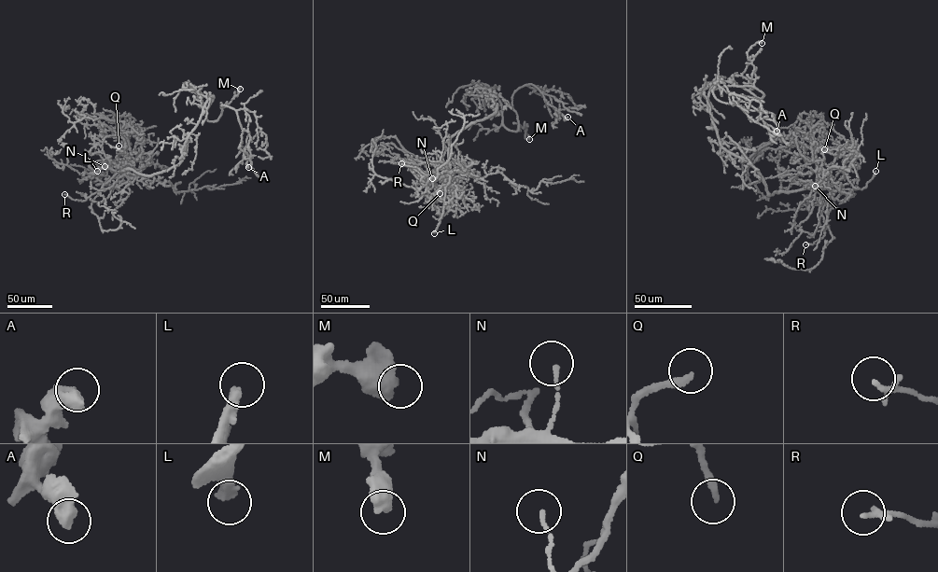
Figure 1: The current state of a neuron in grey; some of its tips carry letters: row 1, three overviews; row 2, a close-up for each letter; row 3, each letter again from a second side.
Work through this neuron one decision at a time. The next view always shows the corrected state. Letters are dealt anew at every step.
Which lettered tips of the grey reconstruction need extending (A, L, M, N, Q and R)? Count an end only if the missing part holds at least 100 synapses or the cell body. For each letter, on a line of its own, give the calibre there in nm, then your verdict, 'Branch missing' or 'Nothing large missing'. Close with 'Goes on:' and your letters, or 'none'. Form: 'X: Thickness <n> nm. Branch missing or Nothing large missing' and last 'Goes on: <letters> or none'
A: Thickness 600 nm. Nothing large missing
L: Thickness 360 nm. Branch missing
M: Thickness 600 nm. Nothing large missing
N: Thickness 110 nm. Nothing large missing
Q: Thickness 220 nm. Nothing large missing
R: Thickness 190 nm. Nothing large missing
Goes on: L

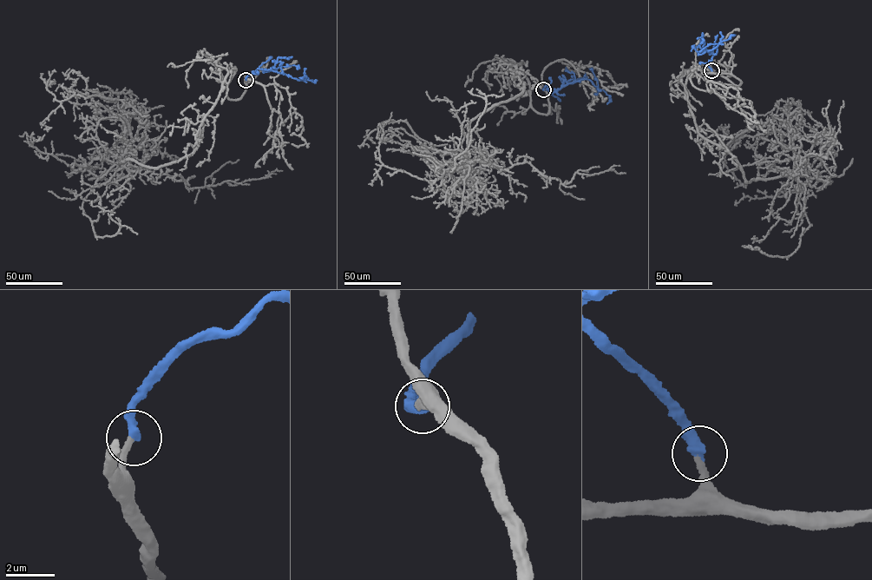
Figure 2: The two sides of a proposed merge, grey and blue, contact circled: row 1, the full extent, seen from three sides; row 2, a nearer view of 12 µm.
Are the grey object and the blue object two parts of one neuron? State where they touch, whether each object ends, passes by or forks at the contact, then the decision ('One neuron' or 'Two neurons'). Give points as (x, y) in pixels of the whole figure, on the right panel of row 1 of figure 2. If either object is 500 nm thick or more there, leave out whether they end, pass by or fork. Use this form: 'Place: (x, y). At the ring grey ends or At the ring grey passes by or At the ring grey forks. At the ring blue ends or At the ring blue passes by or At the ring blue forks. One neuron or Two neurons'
Place: (711, 70). At the ring grey ends. At the ring blue ends. One neuron

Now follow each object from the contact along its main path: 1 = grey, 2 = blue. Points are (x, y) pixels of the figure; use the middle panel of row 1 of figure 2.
1: (543, 89), (546, 115), (517, 65), (523, 90), (470, 122), (473, 171), (406, 121), (385, 122), (386, 137)
2: (543, 89), (546, 85), (552, 94), (568, 83), (589, 79), (609, 95), (606, 103)

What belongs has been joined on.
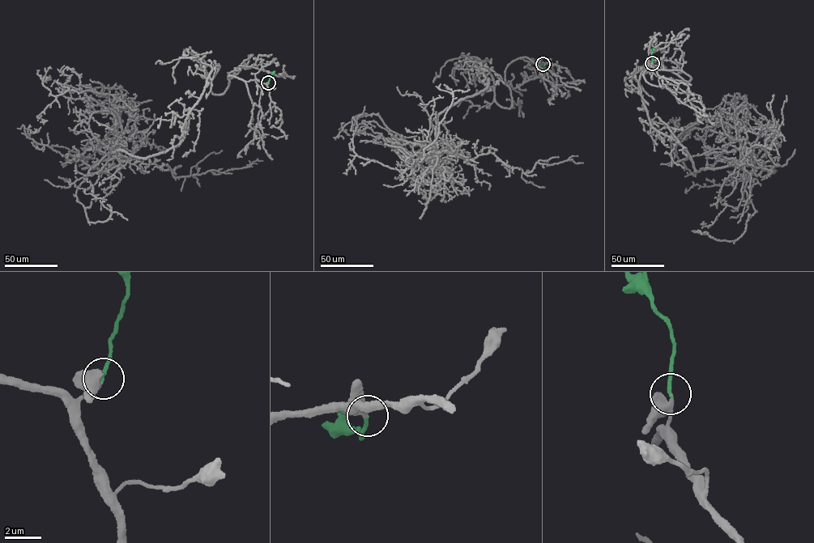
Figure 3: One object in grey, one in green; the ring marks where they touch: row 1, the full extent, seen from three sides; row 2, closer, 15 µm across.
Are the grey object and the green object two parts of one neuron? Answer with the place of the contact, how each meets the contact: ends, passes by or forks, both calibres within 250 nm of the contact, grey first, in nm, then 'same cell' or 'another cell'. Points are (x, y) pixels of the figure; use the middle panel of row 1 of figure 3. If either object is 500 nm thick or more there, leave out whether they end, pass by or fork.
at (543, 64); grey ends there; green ends there; 320 nm thick on the grey side, 190 nm on the other; same cell

